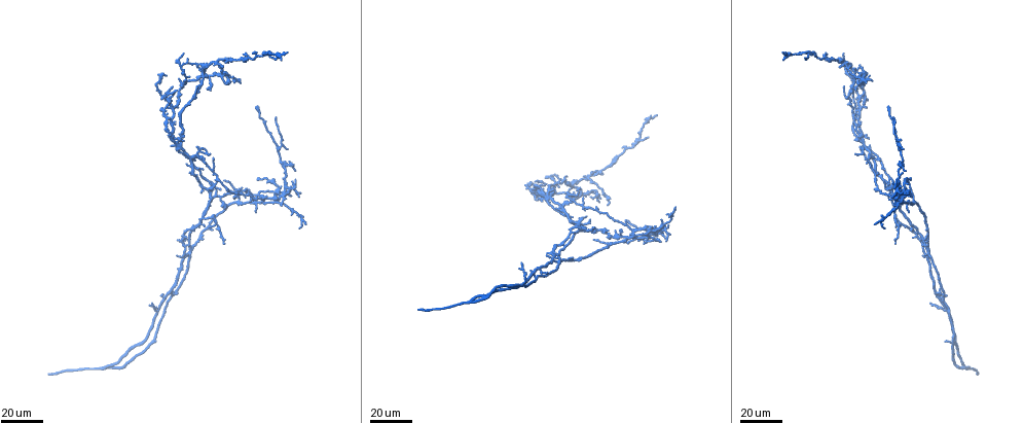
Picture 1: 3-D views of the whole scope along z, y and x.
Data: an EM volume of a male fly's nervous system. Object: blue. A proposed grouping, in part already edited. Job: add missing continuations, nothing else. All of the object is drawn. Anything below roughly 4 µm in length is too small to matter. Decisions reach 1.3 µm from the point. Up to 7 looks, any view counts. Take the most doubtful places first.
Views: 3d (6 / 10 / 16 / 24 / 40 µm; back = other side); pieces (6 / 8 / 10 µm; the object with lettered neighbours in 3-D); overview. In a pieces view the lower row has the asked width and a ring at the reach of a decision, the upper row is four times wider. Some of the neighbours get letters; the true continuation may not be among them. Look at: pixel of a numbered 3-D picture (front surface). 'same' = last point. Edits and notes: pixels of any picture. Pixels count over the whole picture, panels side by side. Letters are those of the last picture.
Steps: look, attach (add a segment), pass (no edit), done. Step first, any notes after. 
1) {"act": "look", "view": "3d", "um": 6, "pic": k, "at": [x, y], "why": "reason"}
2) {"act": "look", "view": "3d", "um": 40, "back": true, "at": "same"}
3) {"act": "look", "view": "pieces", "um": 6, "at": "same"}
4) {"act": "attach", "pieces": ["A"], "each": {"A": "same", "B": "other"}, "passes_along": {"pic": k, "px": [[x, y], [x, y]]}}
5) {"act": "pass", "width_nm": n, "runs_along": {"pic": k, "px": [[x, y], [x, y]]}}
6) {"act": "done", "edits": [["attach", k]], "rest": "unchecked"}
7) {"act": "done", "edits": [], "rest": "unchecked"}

{"act": "look", "view": "3d", "um": 40, "pic": 1, "at": [49, 374], "why": "end of a long branch"}

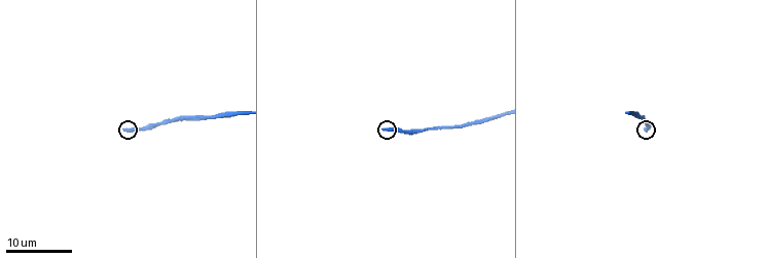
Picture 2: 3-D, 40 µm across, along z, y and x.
{"act": "look", "view": "pieces", "um": 8, "pic": 2, "at": [383, 128]}

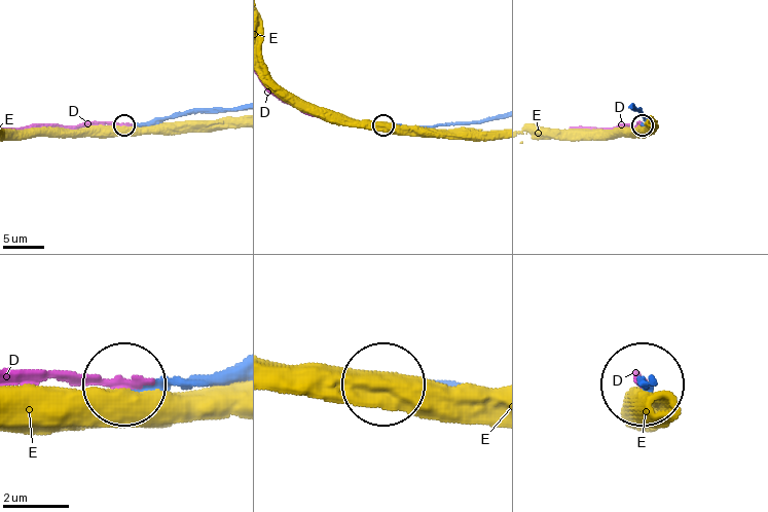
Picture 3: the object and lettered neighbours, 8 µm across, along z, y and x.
{"act": "attach", "pieces": ["D"], "each": {"D": "same", "E": "other"}, "found": "it goes on there"}

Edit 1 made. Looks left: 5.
{"act": "look", "view": "overview"}

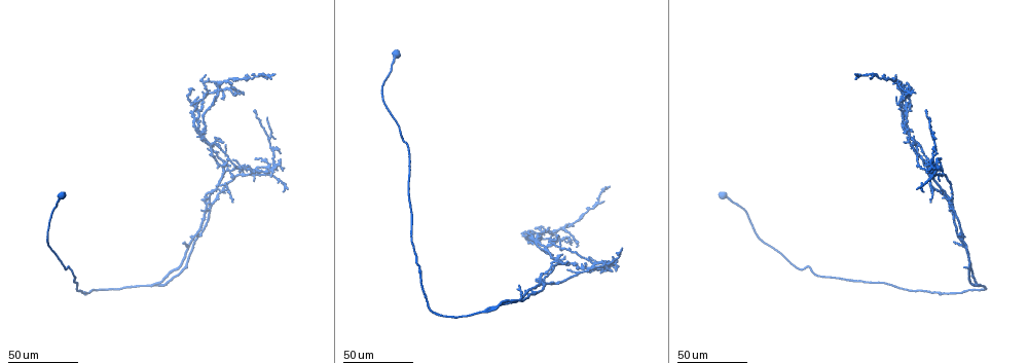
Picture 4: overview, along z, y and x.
{"act": "look", "view": "3d", "um": 24, "pic": 4, "at": [928, 117], "why": "long arm stops here"}

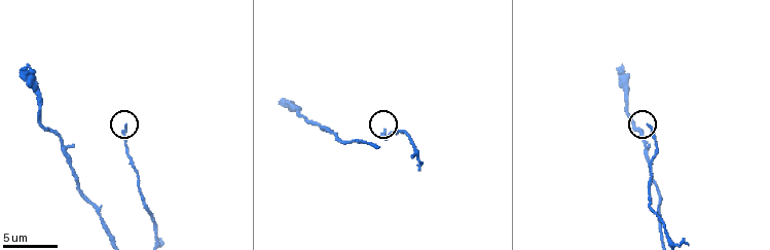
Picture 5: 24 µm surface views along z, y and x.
{"act": "look", "view": "pieces", "um": 6, "pic": 5, "at": [385, 130]}

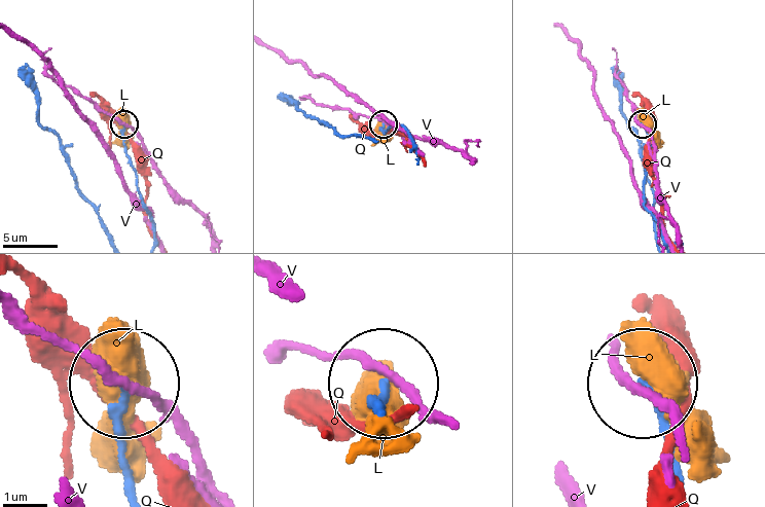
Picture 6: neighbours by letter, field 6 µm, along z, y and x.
{"act": "pass", "each": {"L": "other", "Q": "other", "V": "other"}, "runs_along": {"pic": 6, "px": [[153, 237], [153, 220], [143, 204], [125, 148], [124, 124]]}, "found": "none of them fits"}

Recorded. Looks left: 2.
{"act": "look", "view": "3d", "um": 24, "pic": 1, "at": [244, 188], "why": "branch stops here"}

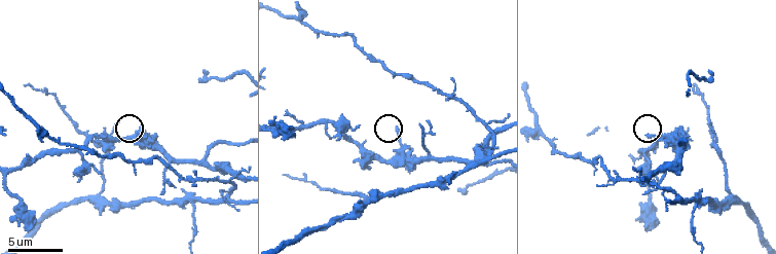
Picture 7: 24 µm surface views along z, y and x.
{"act": "look", "view": "pieces", "um": 8, "pic": 7, "at": [395, 129]}

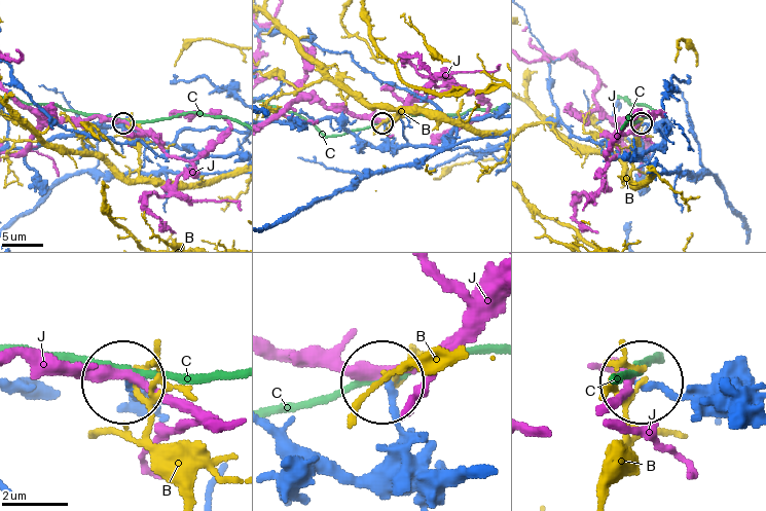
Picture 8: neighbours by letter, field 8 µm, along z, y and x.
{"act": "pass", "each": {"B": "other", "C": "other", "J": "other"}, "found": "no lettered segment goes on from it"}

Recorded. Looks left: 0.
{"act": "done", "edits": [["attach", 3]], "rest": "unchecked"}

